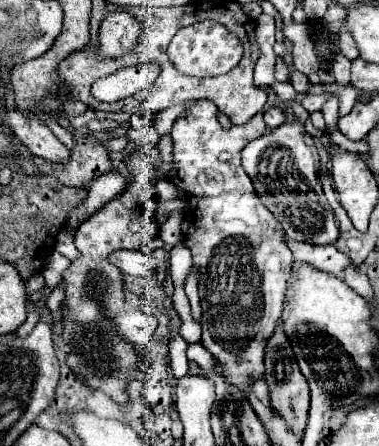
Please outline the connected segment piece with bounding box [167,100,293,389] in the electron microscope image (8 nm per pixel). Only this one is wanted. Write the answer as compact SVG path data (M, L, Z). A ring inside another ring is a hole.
M198 100L183 119L177 119L173 137L173 169L167 177L177 189L189 193L185 219L189 231L185 245L193 253L203 305L201 343L215 355L239 389L265 371L265 343L281 319L293 255L271 211L259 203L249 175L241 167L243 147L267 131L263 111L245 125L223 129L214 103Z

